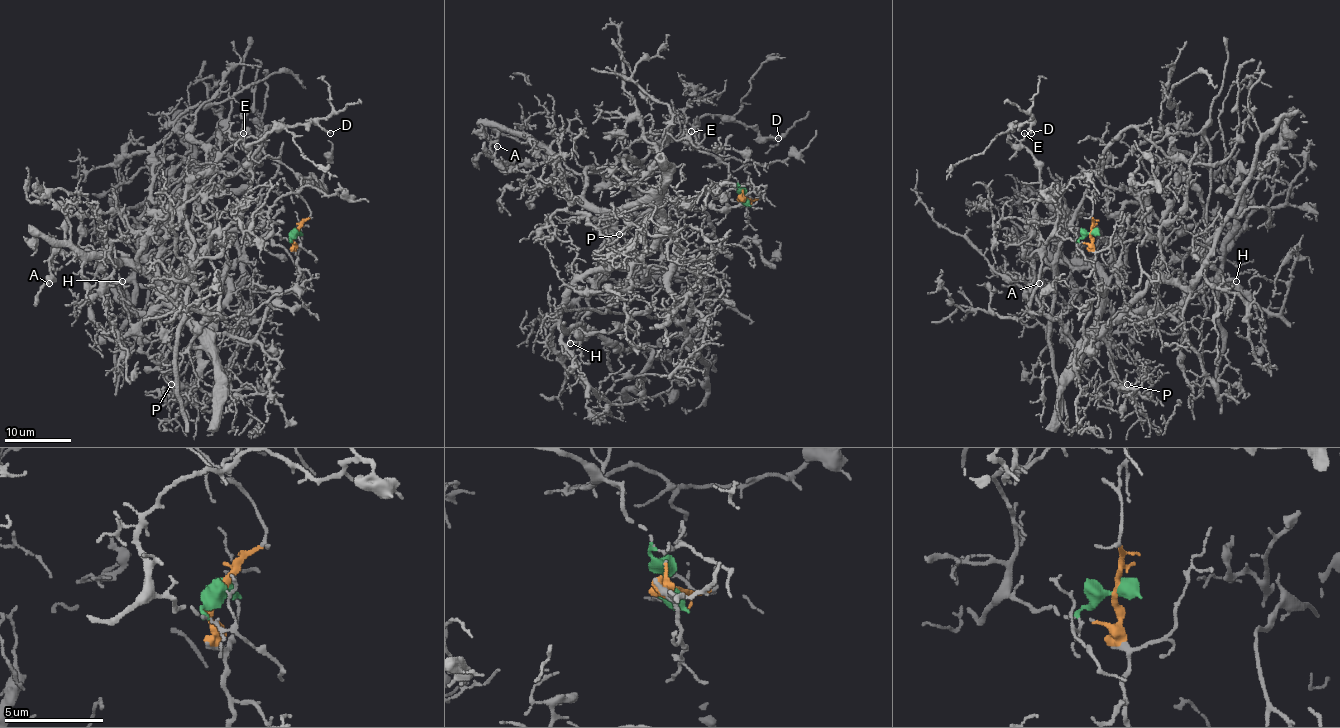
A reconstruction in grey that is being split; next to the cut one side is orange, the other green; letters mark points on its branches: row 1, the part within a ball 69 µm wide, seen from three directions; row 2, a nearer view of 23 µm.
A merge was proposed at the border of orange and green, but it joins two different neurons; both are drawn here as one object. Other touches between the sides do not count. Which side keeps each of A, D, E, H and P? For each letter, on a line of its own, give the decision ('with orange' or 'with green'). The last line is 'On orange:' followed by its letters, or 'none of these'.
A: with orange
D: with green
E: with green
H: with orange
P: with orange
On orange: A, H, P

